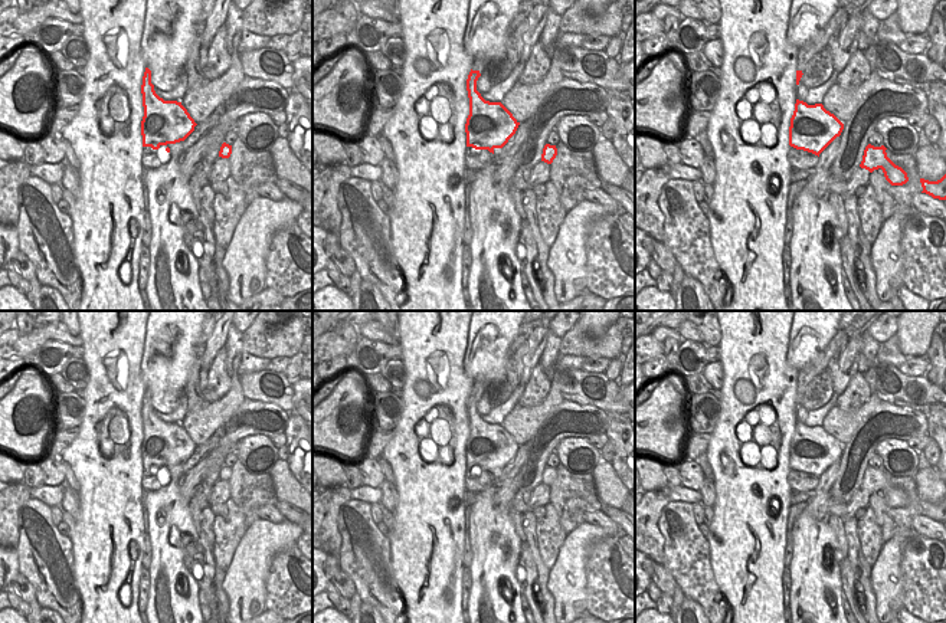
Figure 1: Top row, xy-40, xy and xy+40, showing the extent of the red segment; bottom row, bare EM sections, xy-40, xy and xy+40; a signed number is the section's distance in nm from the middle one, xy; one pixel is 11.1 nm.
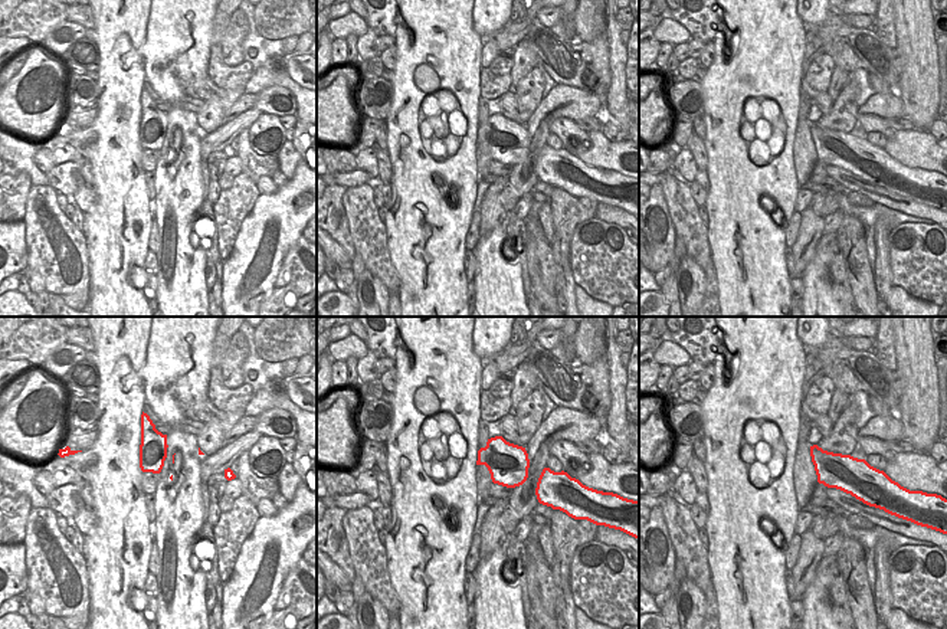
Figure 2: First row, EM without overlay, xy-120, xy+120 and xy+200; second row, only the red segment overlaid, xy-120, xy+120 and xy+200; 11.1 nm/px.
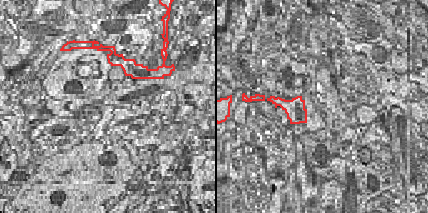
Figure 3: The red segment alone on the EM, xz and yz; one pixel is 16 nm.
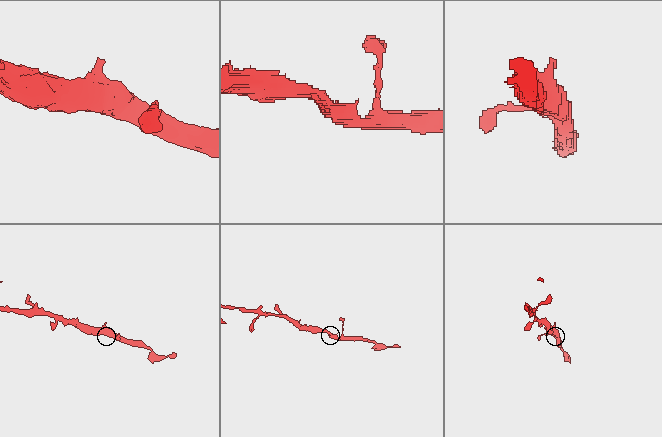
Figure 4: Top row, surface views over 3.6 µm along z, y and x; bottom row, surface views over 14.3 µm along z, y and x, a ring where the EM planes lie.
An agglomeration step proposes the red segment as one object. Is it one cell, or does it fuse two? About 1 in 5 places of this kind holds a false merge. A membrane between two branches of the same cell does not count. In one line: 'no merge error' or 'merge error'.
no merge error

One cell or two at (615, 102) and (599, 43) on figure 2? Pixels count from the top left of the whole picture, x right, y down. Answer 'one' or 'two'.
two

